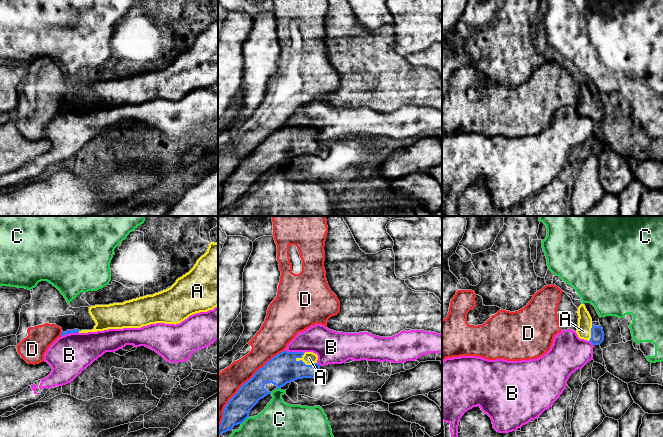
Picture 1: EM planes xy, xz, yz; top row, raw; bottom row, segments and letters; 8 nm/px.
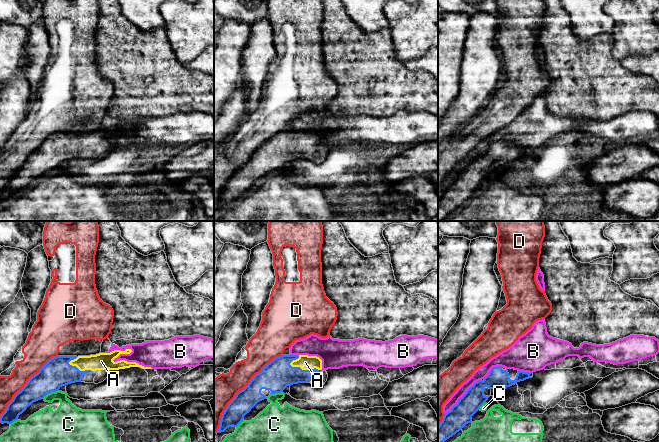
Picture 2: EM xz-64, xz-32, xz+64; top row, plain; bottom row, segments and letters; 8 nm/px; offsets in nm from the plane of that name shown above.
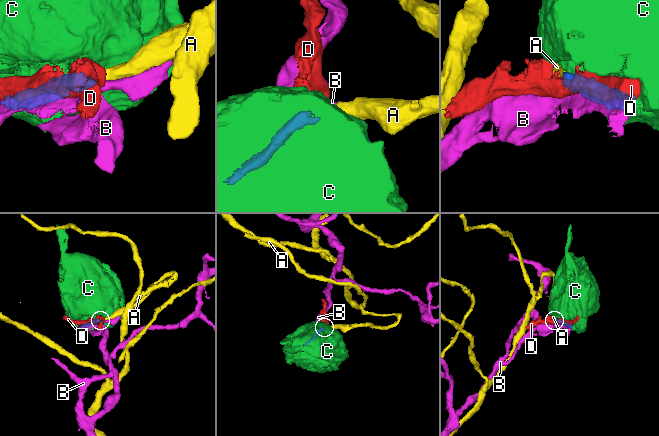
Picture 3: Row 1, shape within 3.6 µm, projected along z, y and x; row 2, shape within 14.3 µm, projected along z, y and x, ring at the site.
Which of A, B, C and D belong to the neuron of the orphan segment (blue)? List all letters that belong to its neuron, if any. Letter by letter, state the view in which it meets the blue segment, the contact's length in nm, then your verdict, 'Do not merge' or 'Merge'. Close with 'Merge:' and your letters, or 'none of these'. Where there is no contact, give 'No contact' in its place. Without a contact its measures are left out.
A: Touches blue in xz. Shared border 180 nm. Merge
B: Touches blue in xz. Shared border 150 nm. Do not merge
C: Touches blue in xz. Shared border 90 nm. Do not merge
D: Touches blue in xz. Shared border 850 nm. Do not merge
Merge: A

